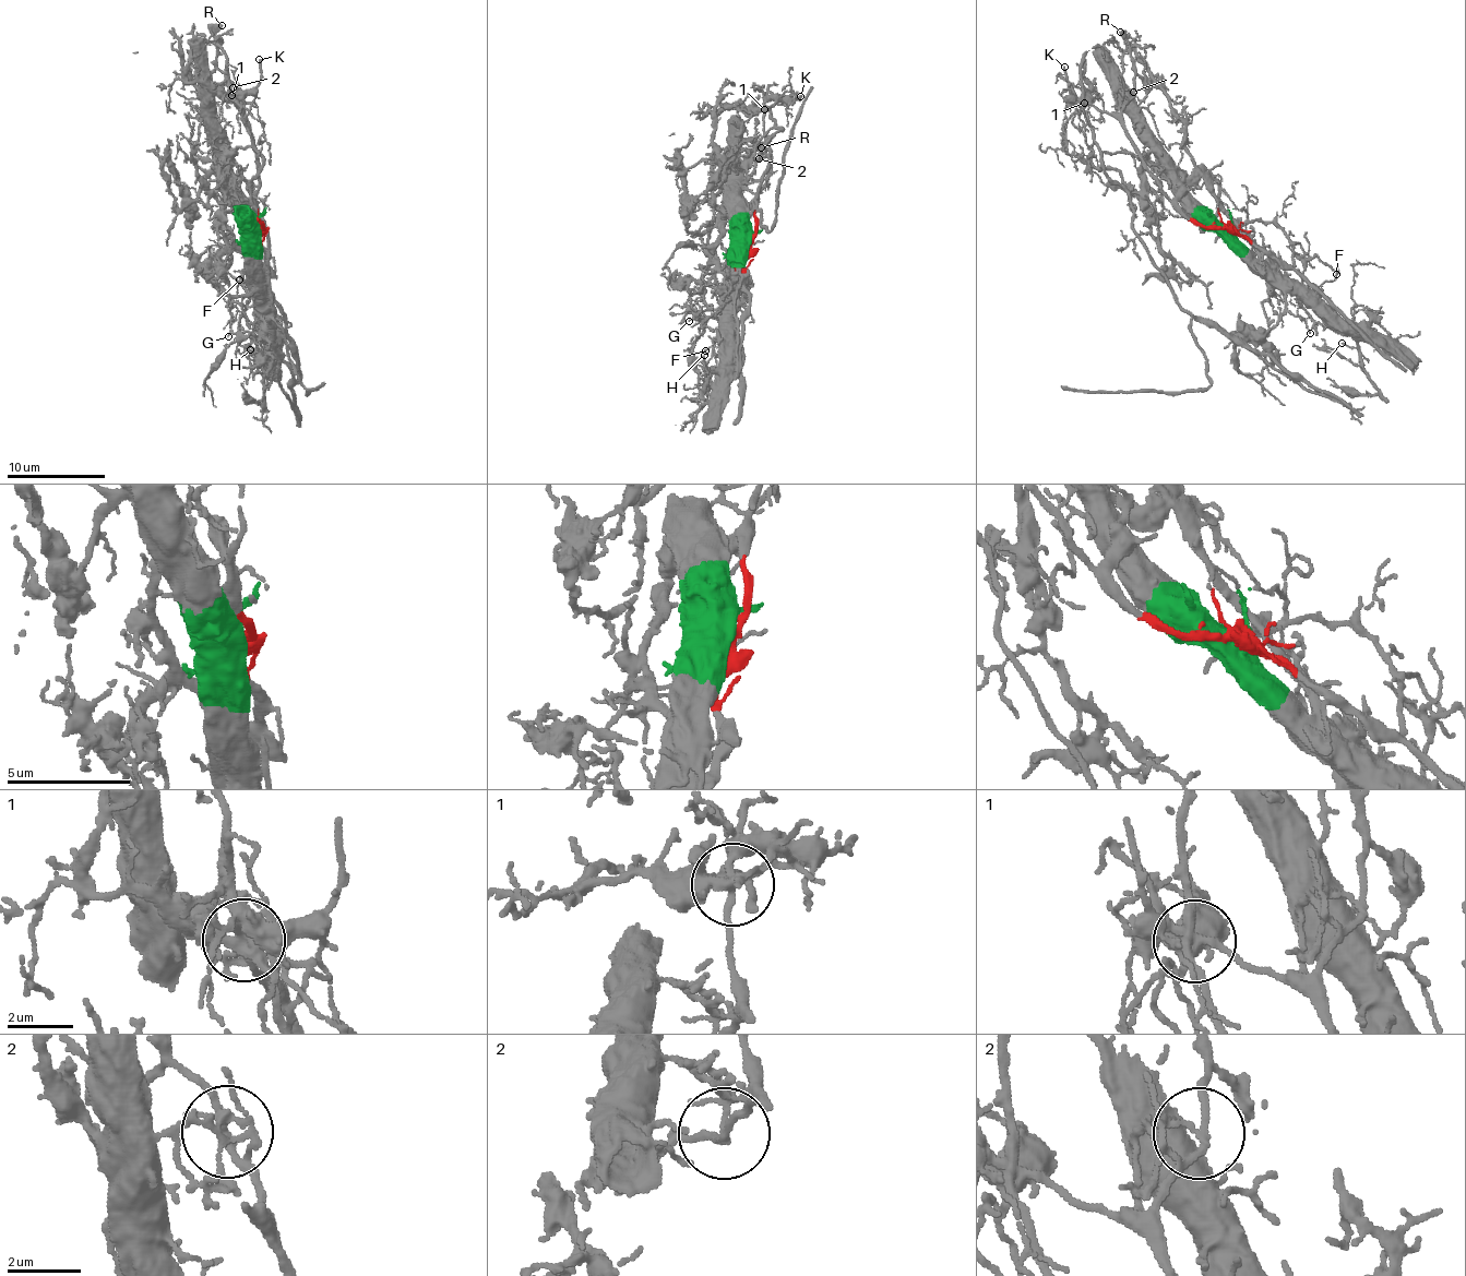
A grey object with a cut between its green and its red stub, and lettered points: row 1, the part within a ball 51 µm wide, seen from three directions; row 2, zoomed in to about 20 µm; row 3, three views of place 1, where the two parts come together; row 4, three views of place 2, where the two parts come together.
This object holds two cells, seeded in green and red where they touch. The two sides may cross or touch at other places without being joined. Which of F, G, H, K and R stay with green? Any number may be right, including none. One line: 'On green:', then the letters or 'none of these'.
On green: F, G, H

